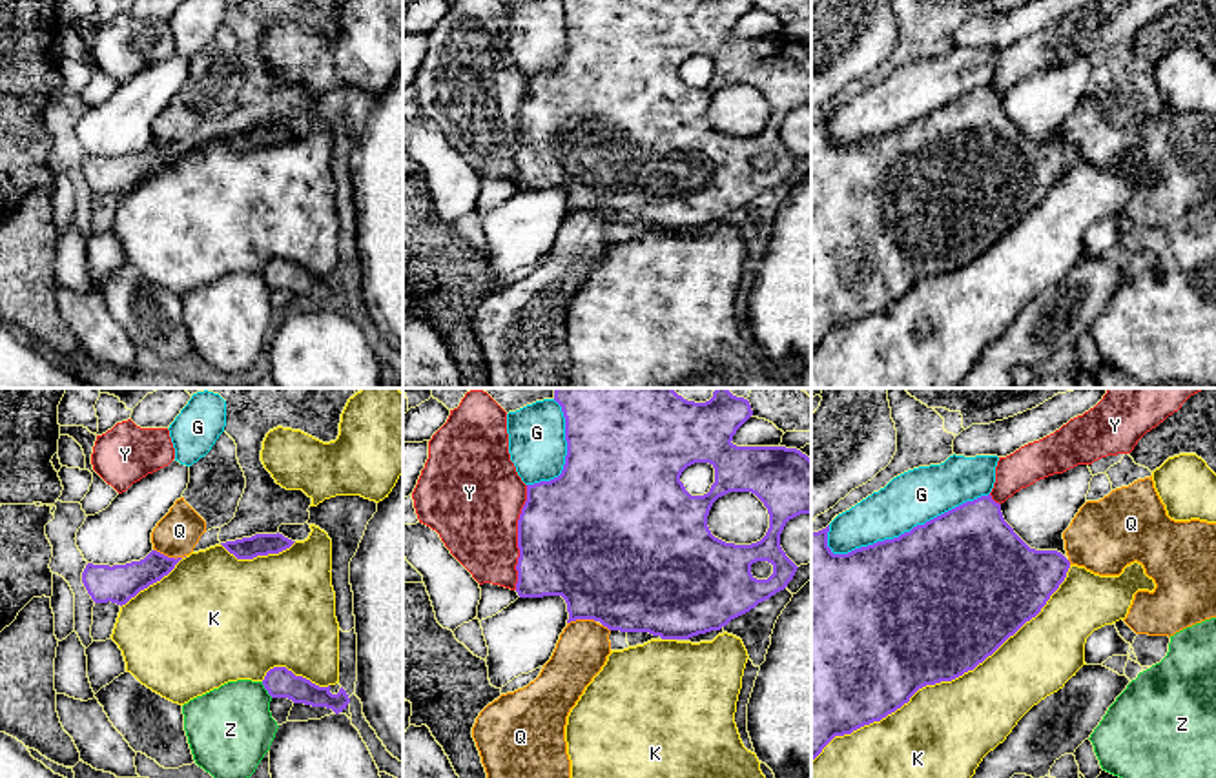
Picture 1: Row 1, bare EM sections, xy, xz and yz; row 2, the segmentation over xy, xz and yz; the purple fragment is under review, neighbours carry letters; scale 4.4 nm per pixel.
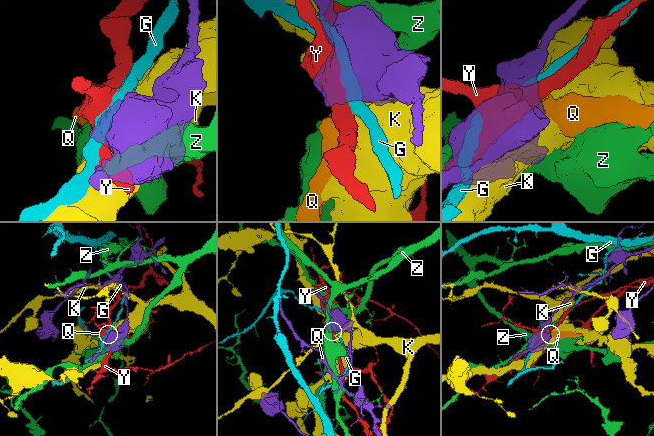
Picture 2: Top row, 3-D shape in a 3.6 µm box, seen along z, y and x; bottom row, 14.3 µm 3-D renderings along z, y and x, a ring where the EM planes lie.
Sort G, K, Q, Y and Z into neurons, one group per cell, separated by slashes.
G K / Q / Y / Z

